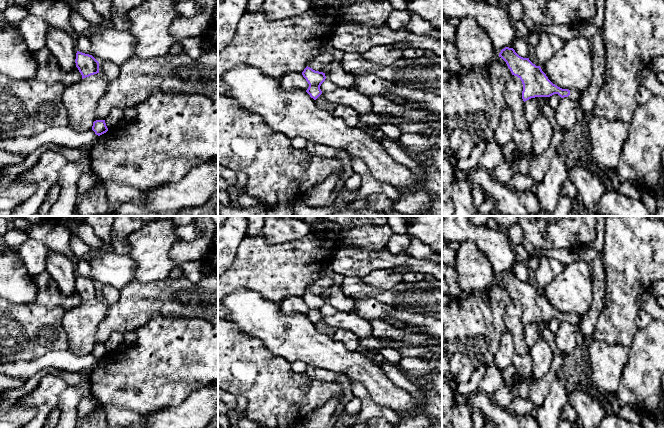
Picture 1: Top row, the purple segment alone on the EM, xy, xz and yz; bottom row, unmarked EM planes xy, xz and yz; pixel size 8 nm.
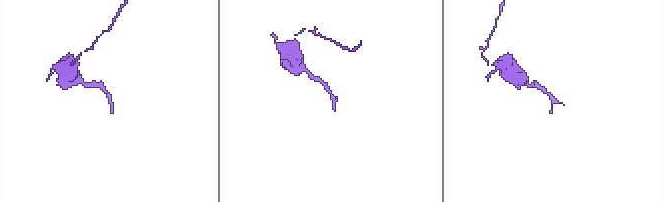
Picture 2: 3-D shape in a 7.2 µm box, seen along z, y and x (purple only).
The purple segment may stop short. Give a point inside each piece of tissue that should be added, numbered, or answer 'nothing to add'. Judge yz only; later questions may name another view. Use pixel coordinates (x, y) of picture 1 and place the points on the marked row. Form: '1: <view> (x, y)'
1: yz (574, 95)

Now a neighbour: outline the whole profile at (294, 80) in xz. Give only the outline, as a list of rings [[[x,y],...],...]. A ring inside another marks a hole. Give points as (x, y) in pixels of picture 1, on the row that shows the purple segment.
[[[297,71],[289,72],[278,80],[280,81],[281,86],[286,90],[306,91],[309,87],[309,84],[303,77],[302,73]]]

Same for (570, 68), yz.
[[[578,36],[565,41],[563,47],[540,67],[558,87],[583,92],[592,79],[590,40]]]

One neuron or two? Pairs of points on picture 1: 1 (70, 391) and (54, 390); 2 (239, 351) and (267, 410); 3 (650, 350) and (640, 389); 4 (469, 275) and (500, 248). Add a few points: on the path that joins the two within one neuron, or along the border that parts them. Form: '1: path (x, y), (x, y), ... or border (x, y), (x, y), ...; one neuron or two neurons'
1: border (68, 386), (60, 395), (56, 407); two neurons
2: path (246, 366), (267, 387), (267, 395); one neuron
3: path (649, 360), (642, 373), (642, 379); one neuron
4: border (472, 242), (488, 259), (498, 278); two neurons

